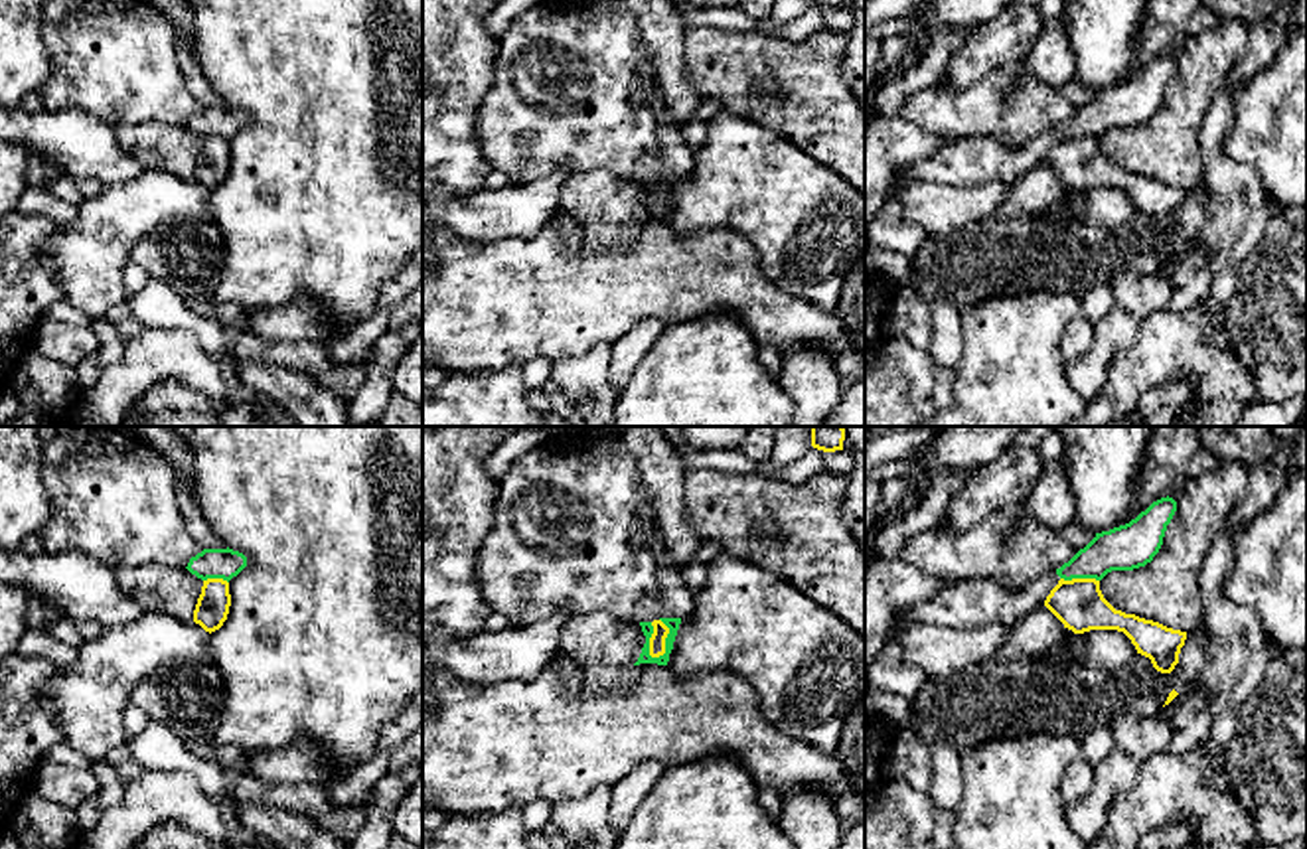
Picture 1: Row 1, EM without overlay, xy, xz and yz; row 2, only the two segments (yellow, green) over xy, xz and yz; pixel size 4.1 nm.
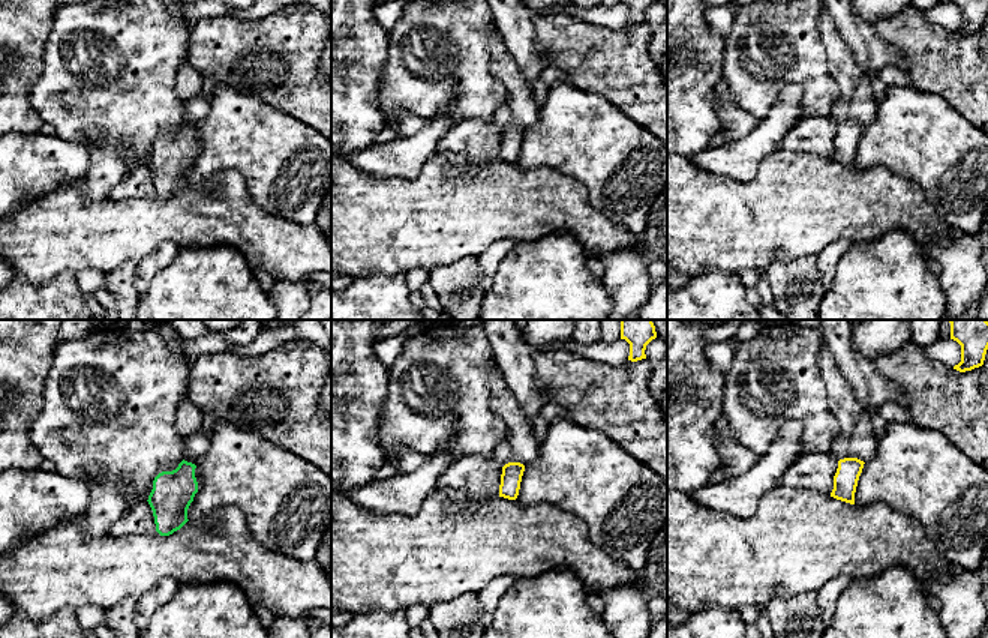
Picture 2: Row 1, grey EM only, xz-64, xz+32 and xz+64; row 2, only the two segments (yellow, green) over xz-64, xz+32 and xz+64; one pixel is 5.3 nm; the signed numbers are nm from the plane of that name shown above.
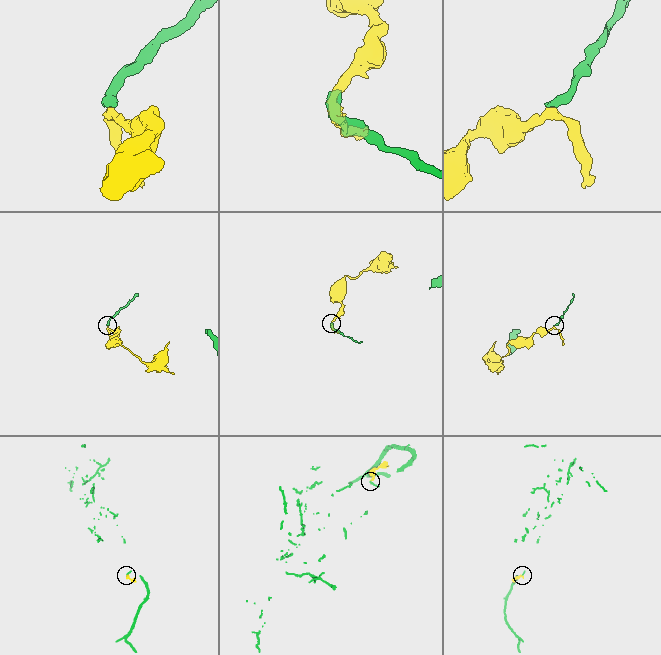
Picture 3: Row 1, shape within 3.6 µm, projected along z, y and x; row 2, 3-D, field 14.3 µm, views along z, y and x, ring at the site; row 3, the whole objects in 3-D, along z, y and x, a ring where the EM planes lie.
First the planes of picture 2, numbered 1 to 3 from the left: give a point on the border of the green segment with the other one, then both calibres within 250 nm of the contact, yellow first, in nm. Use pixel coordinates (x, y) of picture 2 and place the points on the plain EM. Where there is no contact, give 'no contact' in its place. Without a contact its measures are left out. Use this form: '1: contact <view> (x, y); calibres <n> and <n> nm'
1: no contact
2: no contact
3: no contact

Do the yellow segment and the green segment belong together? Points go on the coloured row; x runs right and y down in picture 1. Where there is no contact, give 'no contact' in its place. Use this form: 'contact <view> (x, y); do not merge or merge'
contact xz (664, 642); do not merge

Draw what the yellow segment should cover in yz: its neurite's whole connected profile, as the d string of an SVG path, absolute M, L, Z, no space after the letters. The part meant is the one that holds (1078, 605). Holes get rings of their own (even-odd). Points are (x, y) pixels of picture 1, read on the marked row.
M1060 579L1044 600L1044 606L1074 634L1090 630L1123 632L1137 654L1151 659L1161 673L1171 673L1179 663L1187 632L1159 622L1115 610L1102 594L1096 579Z

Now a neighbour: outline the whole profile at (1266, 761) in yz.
M1291 650L1268 661L1262 683L1240 709L1226 772L1232 794L1252 813L1262 841L1307 839L1307 652Z

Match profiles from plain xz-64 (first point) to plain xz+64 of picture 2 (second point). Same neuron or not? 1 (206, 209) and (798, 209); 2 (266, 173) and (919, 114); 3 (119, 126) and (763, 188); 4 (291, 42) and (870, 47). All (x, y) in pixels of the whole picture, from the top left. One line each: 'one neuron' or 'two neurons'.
1: one neuron
2: one neuron
3: two neurons
4: two neurons

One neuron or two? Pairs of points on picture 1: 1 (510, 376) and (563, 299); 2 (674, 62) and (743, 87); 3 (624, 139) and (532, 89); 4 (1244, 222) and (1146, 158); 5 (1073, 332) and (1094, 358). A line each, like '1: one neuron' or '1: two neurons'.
1: two neurons
2: two neurons
3: one neuron
4: two neurons
5: two neurons

